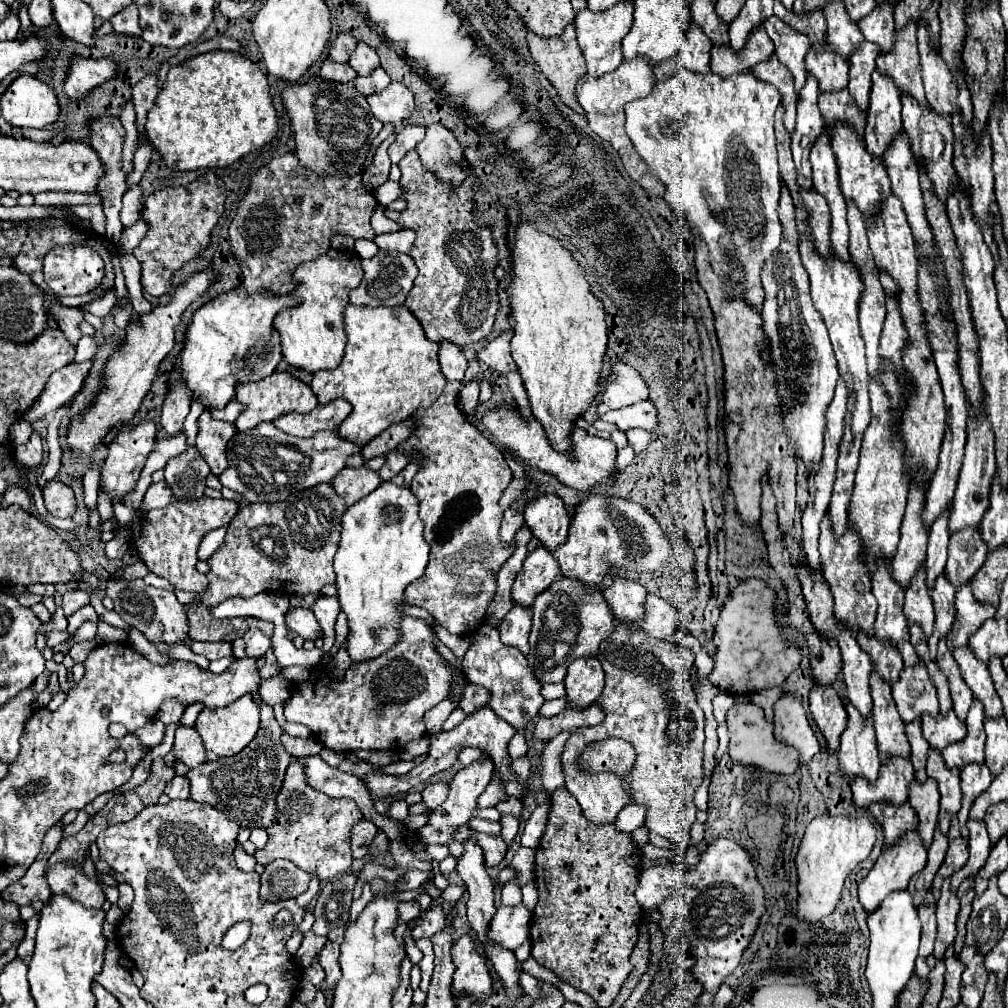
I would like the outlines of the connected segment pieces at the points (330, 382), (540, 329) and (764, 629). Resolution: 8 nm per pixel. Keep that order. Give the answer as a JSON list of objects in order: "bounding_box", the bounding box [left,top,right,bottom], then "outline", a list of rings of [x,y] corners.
[{"bounding_box":[312,305,446,445],"outline":[[[348,305],[344,313],[346,313],[346,335],[348,335],[346,355],[338,369],[314,373],[312,391],[320,403],[330,403],[332,399],[338,399],[338,397],[352,403],[354,411],[336,431],[348,441],[366,445],[366,441],[380,435],[390,425],[408,419],[416,409],[430,407],[442,393],[446,379],[438,365],[438,343],[432,343],[426,339],[420,321],[408,311],[408,307],[398,305],[398,307],[370,309],[370,307]]]},{"bounding_box":[506,223,606,457],"outline":[[[520,223],[514,229],[514,239],[510,243],[512,259],[512,283],[506,289],[510,297],[510,307],[516,319],[512,337],[512,357],[524,379],[528,399],[532,403],[534,417],[542,423],[552,447],[572,457],[570,433],[572,425],[586,413],[590,403],[600,391],[600,371],[602,357],[606,353],[606,323],[604,305],[592,295],[590,283],[584,279],[584,271],[574,261],[574,255],[560,247],[554,237],[536,231],[530,223]]]},{"bounding_box":[710,579,802,695],"outline":[[[758,579],[740,581],[720,611],[714,635],[718,639],[718,651],[714,655],[716,667],[710,673],[710,681],[730,695],[748,695],[766,687],[780,685],[802,663],[800,647],[796,643],[782,641],[780,625],[776,623],[774,615],[774,601],[764,599],[762,591],[772,589],[768,589]]]}]

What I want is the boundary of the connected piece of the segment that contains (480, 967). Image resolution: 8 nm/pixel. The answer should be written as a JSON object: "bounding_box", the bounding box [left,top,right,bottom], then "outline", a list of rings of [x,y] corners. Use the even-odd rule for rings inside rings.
{"bounding_box":[452,933,492,1003],"outline":[[[470,933],[452,945],[452,961],[456,965],[452,981],[454,993],[466,991],[476,1003],[484,1003],[492,995],[492,977],[488,961],[474,949],[474,937]]]}

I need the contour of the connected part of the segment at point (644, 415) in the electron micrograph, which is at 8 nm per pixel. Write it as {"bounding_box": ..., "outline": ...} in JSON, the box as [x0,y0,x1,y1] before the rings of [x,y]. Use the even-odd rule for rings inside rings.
{"bounding_box":[600,401,656,431],"outline":[[[640,401],[630,407],[622,407],[618,411],[610,411],[600,419],[618,425],[618,429],[622,431],[632,429],[632,427],[652,431],[656,427],[656,407],[650,401]]]}

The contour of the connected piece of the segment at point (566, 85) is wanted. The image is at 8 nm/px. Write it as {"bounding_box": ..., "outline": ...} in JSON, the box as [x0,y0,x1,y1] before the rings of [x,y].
{"bounding_box":[528,23,586,113],"outline":[[[574,23],[566,25],[564,33],[560,37],[548,37],[548,39],[542,39],[538,37],[536,33],[528,33],[528,45],[530,45],[530,53],[534,57],[534,61],[540,65],[542,73],[548,77],[548,81],[558,89],[560,93],[560,99],[570,107],[574,109],[576,113],[584,113],[584,109],[576,103],[576,83],[578,79],[584,75],[584,69],[586,69],[586,61],[582,57],[582,49],[578,47],[578,41],[576,41],[576,29],[574,29]]]}

